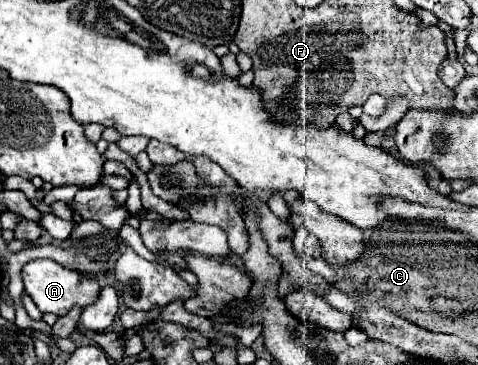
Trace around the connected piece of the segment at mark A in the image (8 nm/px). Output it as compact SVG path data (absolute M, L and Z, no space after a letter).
M48 258L28 262L22 270L22 278L24 278L26 292L32 296L34 304L40 308L40 312L52 312L56 316L64 316L74 306L86 308L86 306L94 304L94 300L98 300L98 292L102 290L100 282L94 276L64 268L62 264L48 260Z

